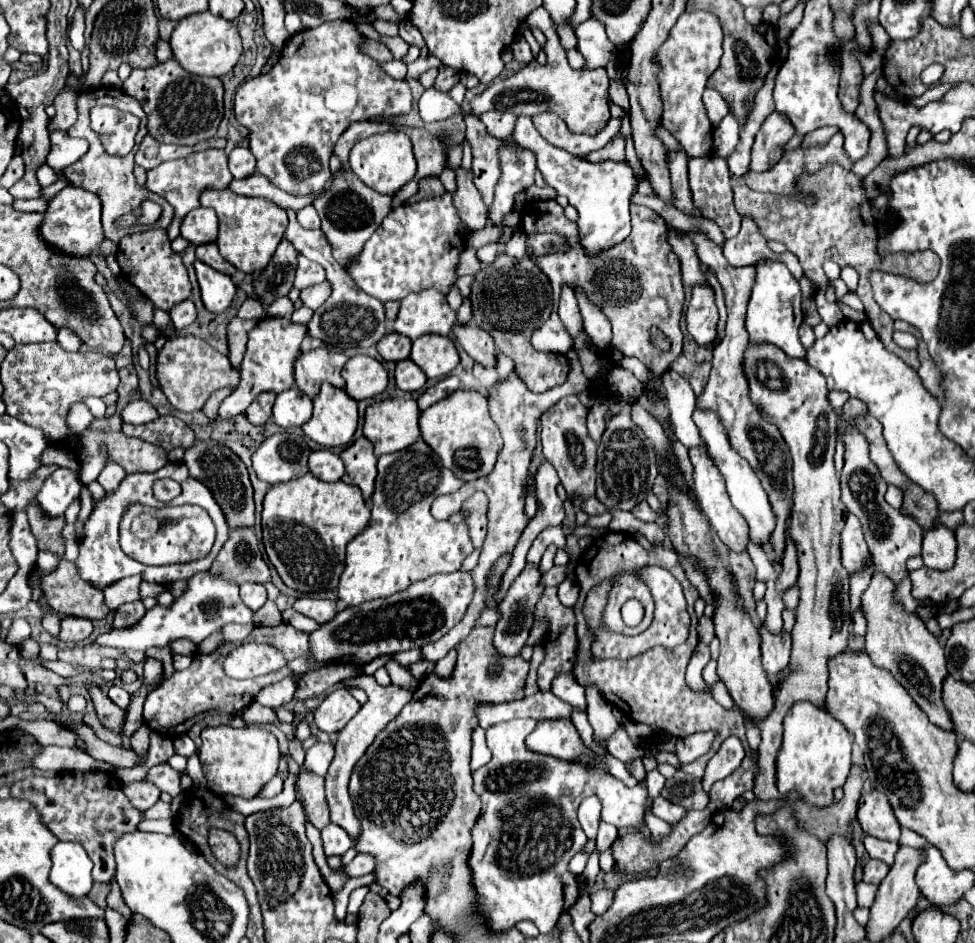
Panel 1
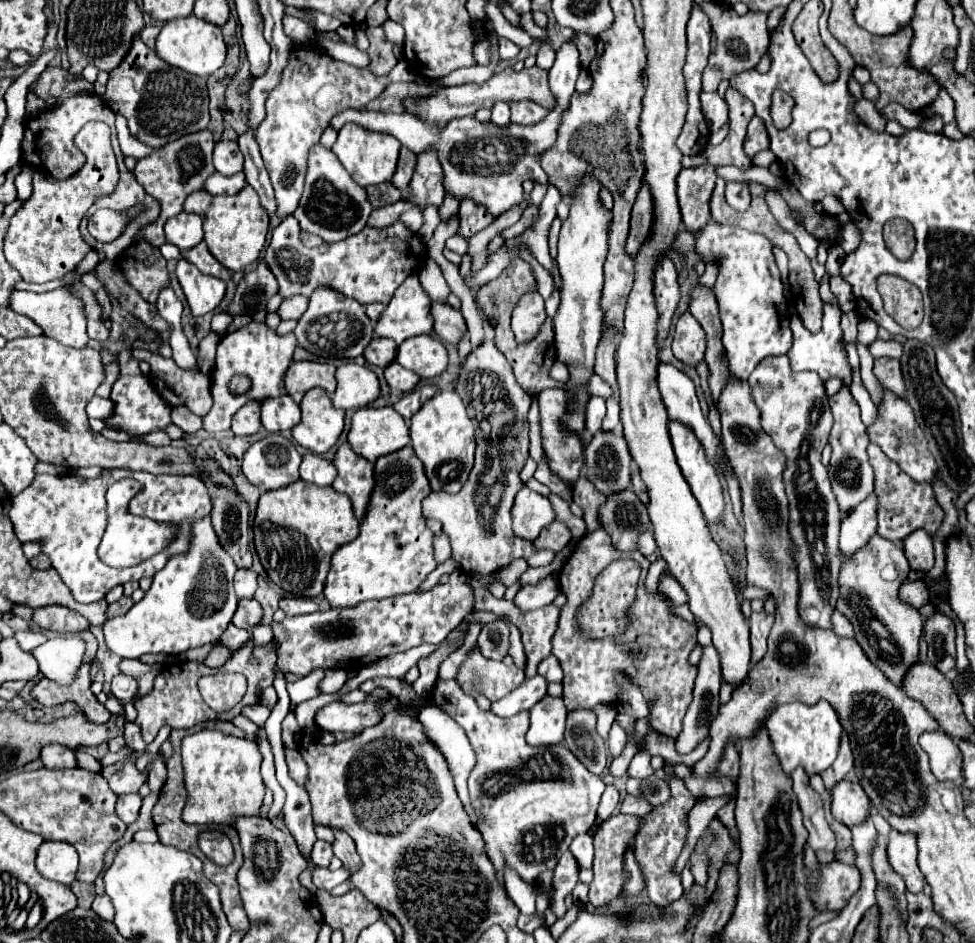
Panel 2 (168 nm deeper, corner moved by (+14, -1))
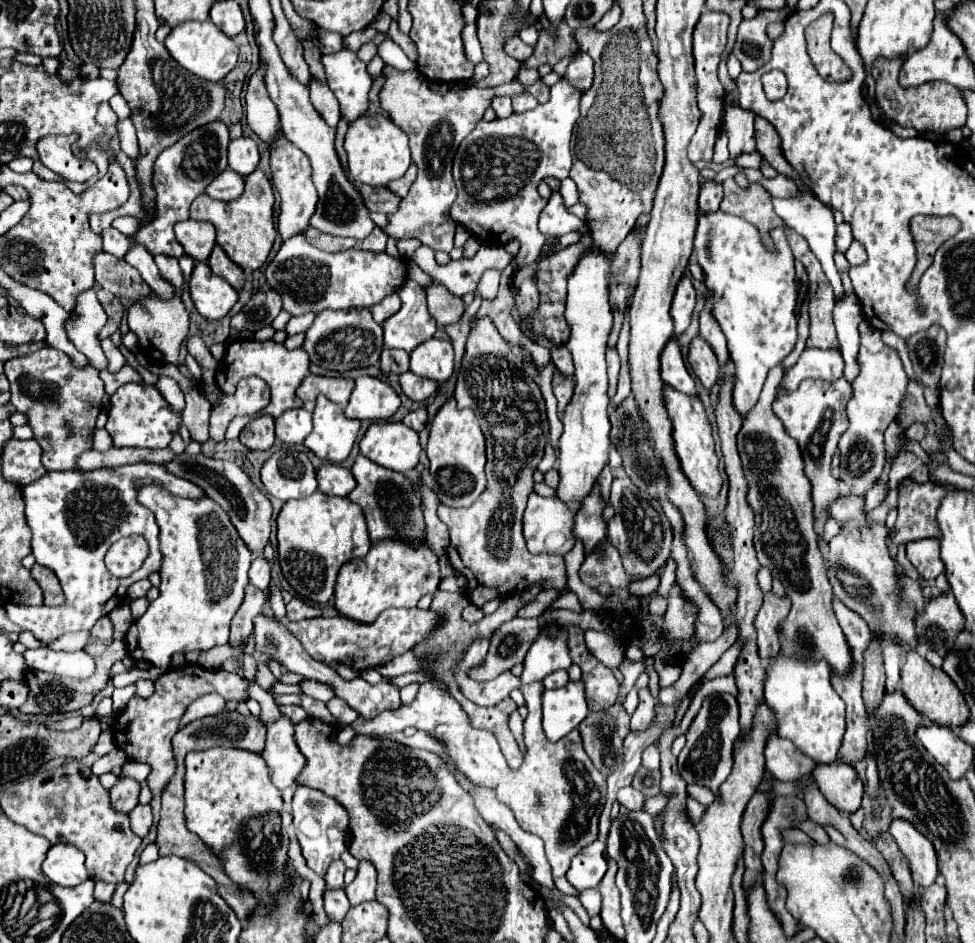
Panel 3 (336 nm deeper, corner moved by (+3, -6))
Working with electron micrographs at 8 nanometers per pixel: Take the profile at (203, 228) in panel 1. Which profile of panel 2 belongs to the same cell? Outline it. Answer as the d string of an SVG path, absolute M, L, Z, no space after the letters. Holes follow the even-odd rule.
M182 211L180 215L166 221L164 231L168 243L176 245L180 251L186 251L202 241L202 217Z

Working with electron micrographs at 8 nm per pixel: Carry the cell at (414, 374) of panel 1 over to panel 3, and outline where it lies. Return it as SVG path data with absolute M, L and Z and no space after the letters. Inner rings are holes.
M413 372L401 374L401 376L399 376L399 384L401 384L403 394L405 394L407 398L411 398L411 400L417 400L417 402L427 400L427 398L429 398L431 394L435 394L437 388L439 388L437 382L433 382L433 380L429 380L429 378L421 378L421 376L413 374Z

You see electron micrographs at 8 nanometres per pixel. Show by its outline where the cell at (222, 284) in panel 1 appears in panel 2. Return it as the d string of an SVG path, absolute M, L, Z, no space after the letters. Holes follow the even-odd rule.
M186 259L178 261L176 275L178 275L178 281L184 289L184 295L188 299L192 315L196 315L196 317L206 315L220 305L220 301L224 297L224 291L226 291L224 281L220 281L212 275L202 275Z

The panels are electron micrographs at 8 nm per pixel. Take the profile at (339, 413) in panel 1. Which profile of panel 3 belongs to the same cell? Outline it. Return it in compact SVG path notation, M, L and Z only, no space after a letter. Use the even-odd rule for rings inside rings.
M325 396L317 398L313 412L313 432L305 438L305 446L321 460L343 462L359 434L361 424L349 420L343 414L343 408L329 402Z

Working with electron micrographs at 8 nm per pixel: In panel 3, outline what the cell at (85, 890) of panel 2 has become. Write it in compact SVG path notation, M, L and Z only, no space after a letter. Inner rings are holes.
M97 882L97 884L95 884L95 900L109 902L109 900L111 900L111 896L113 896L113 890L115 890L115 884Z

